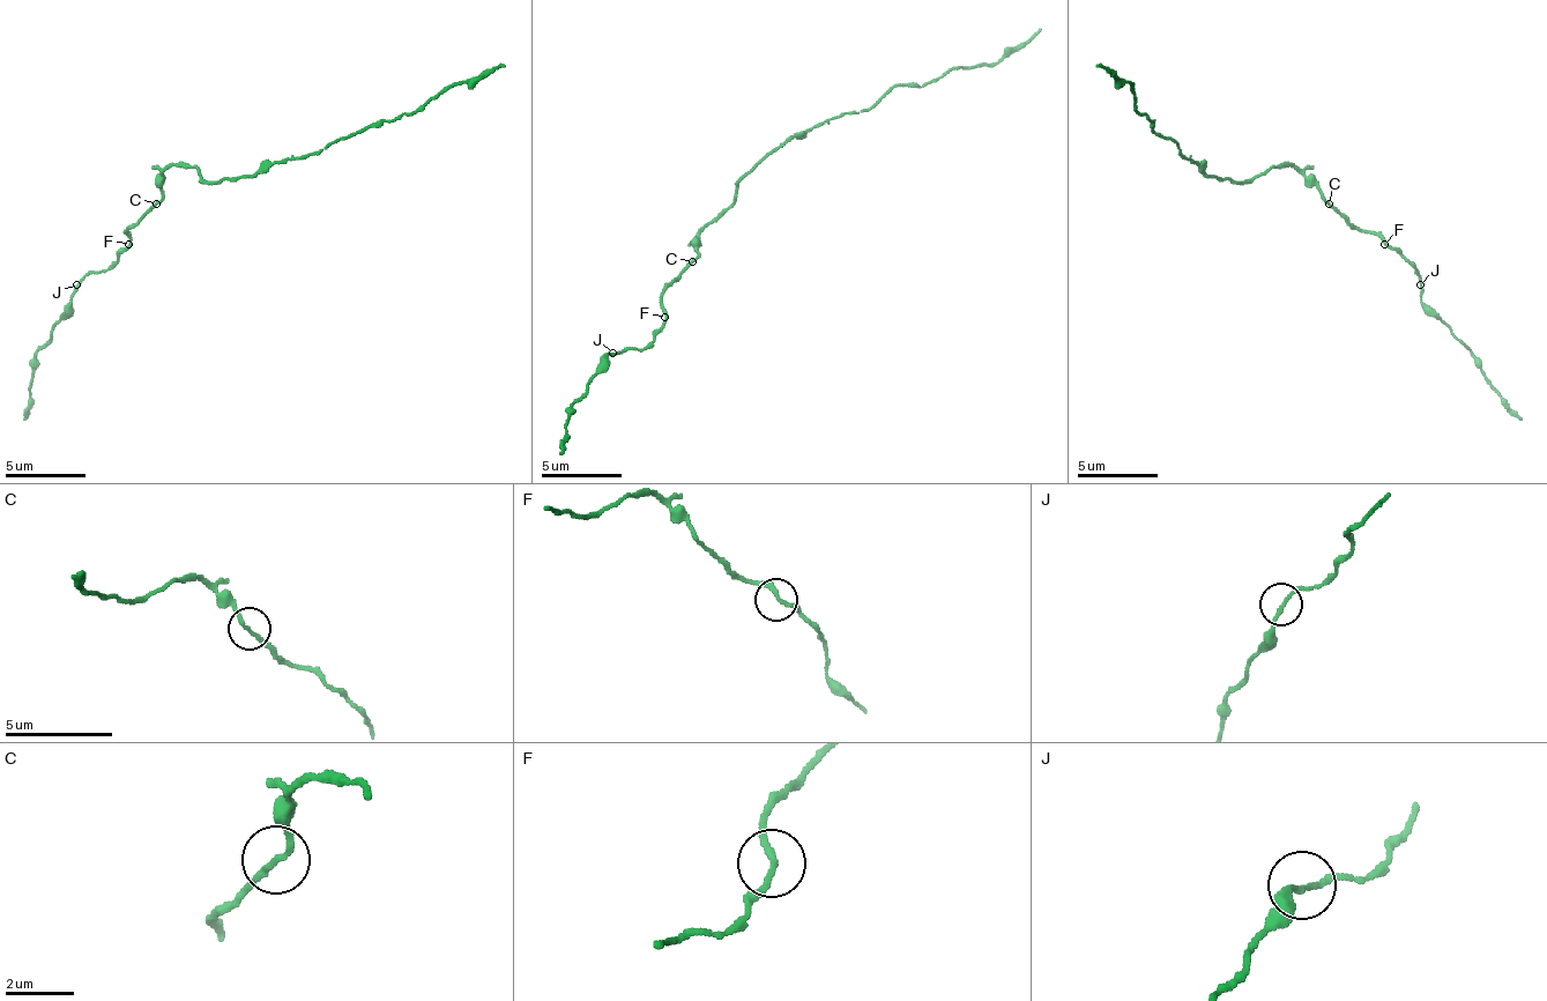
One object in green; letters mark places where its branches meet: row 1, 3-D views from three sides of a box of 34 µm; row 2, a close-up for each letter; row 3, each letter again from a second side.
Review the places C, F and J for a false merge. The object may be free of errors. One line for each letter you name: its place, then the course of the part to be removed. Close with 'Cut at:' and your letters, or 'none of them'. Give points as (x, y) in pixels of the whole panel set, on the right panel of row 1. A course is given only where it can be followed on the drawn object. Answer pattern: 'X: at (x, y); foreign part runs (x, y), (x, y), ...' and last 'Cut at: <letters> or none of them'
C: at (1329, 204); foreign part runs (1328, 204), (1292, 164), (1276, 164), (1248, 180), (1207, 172), (1151, 128), (1136, 108), (1131, 83), (1095, 64)
Cut at: C

